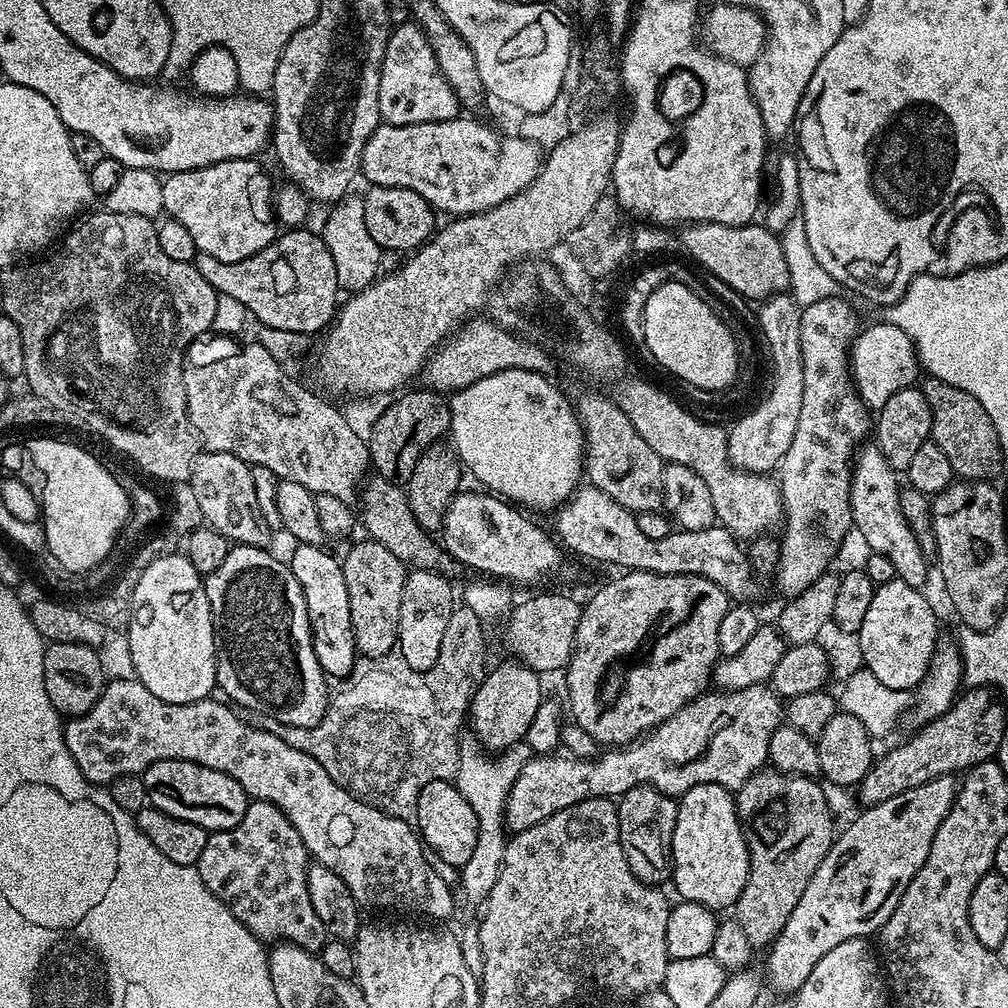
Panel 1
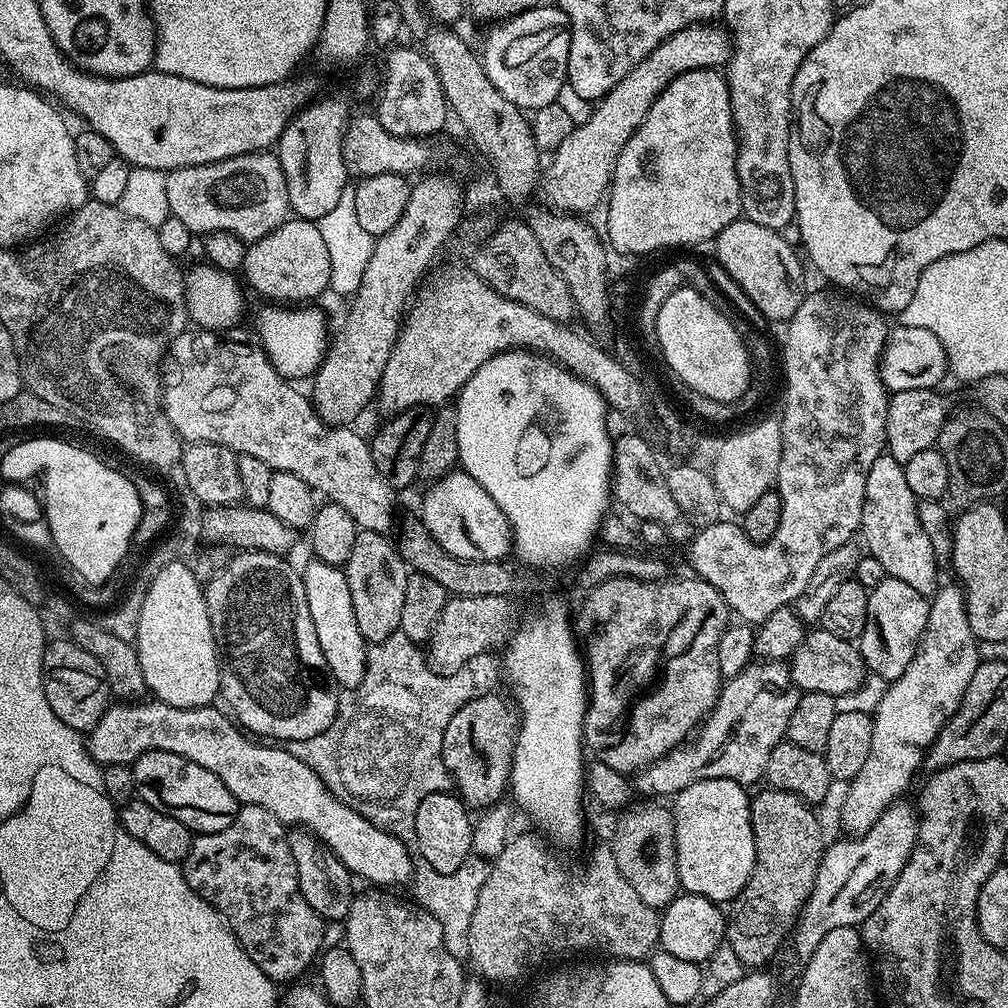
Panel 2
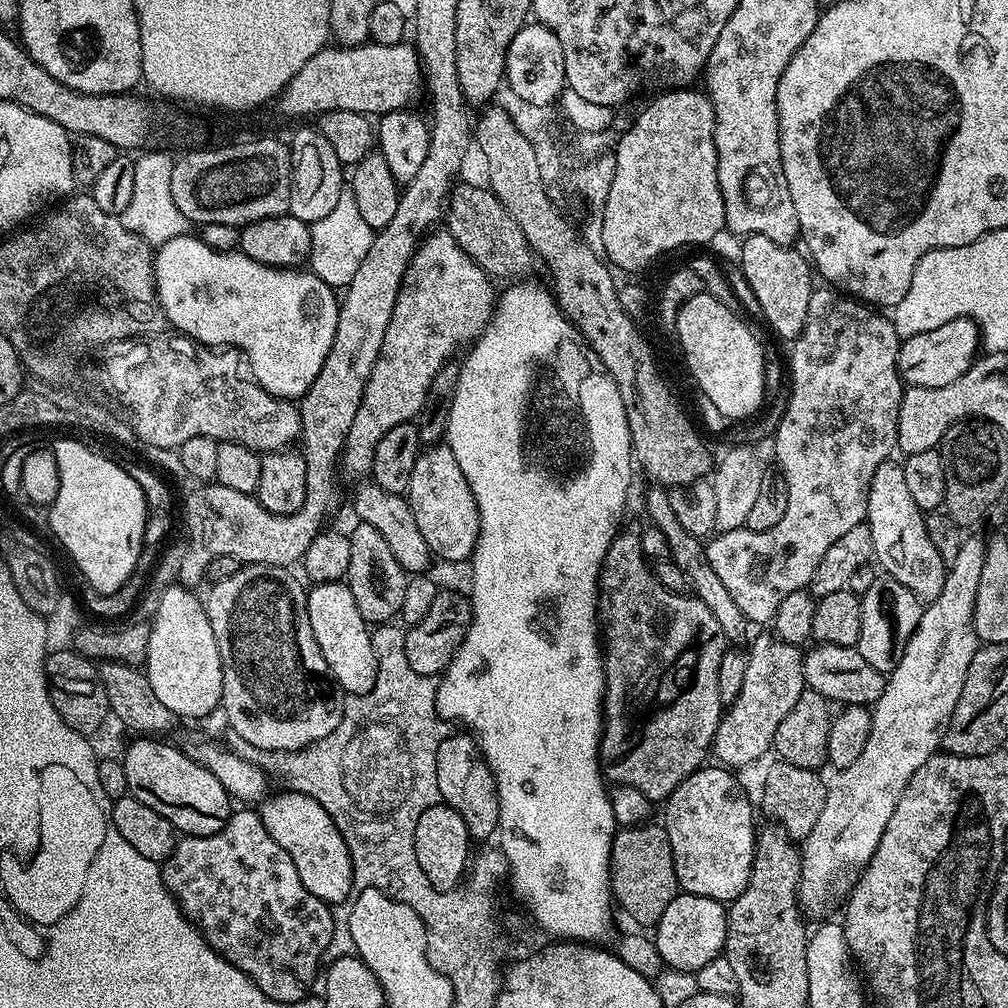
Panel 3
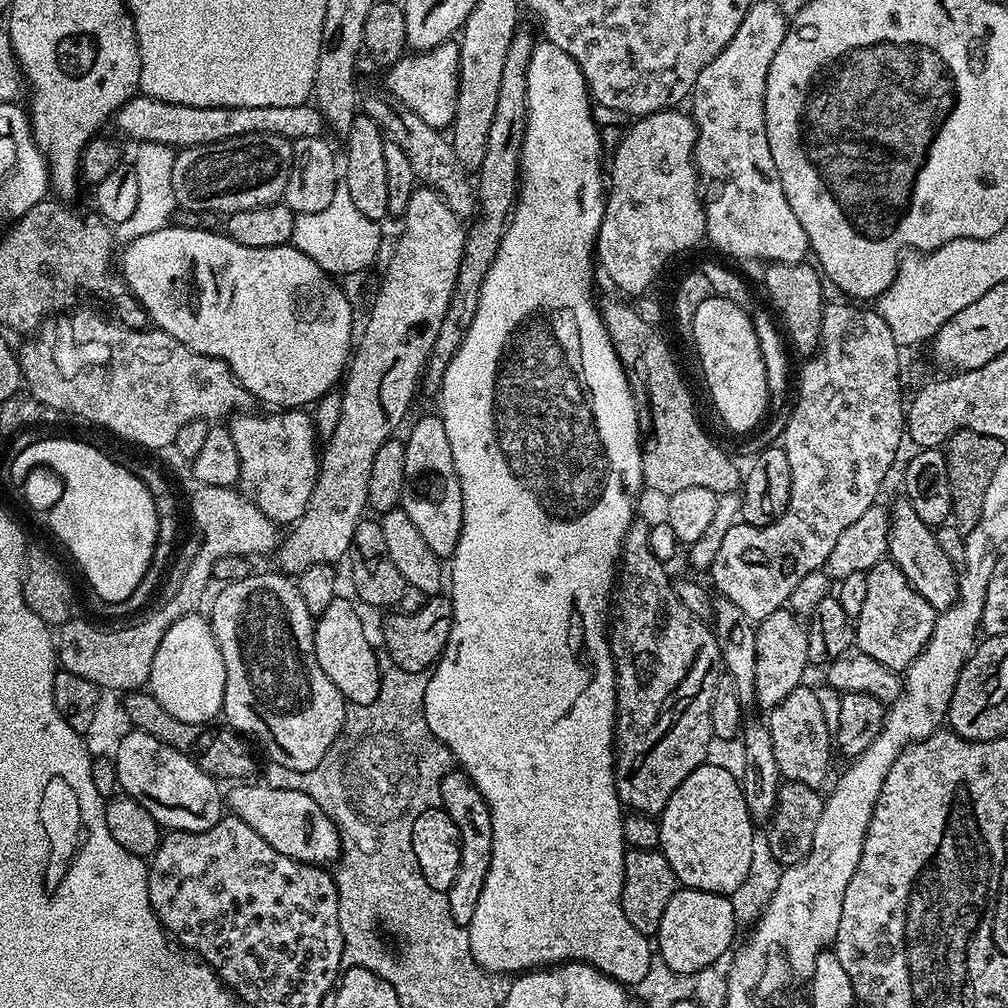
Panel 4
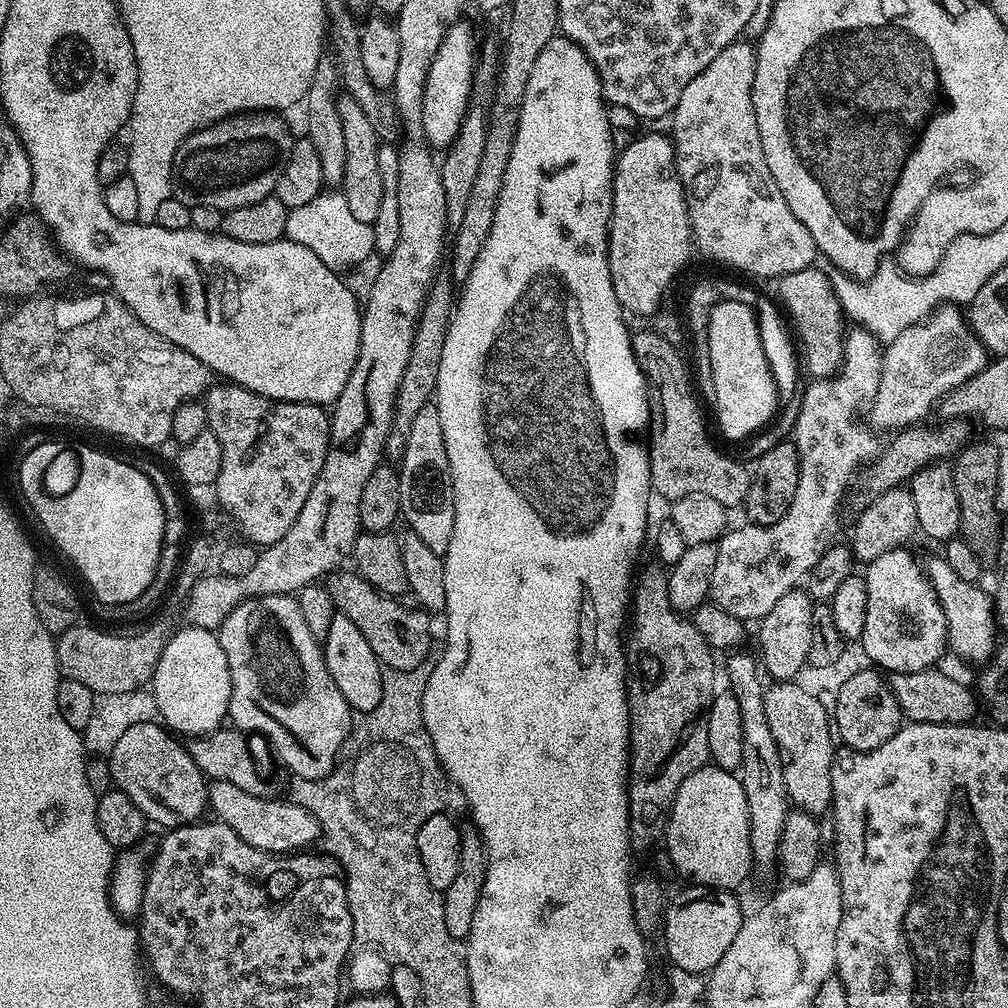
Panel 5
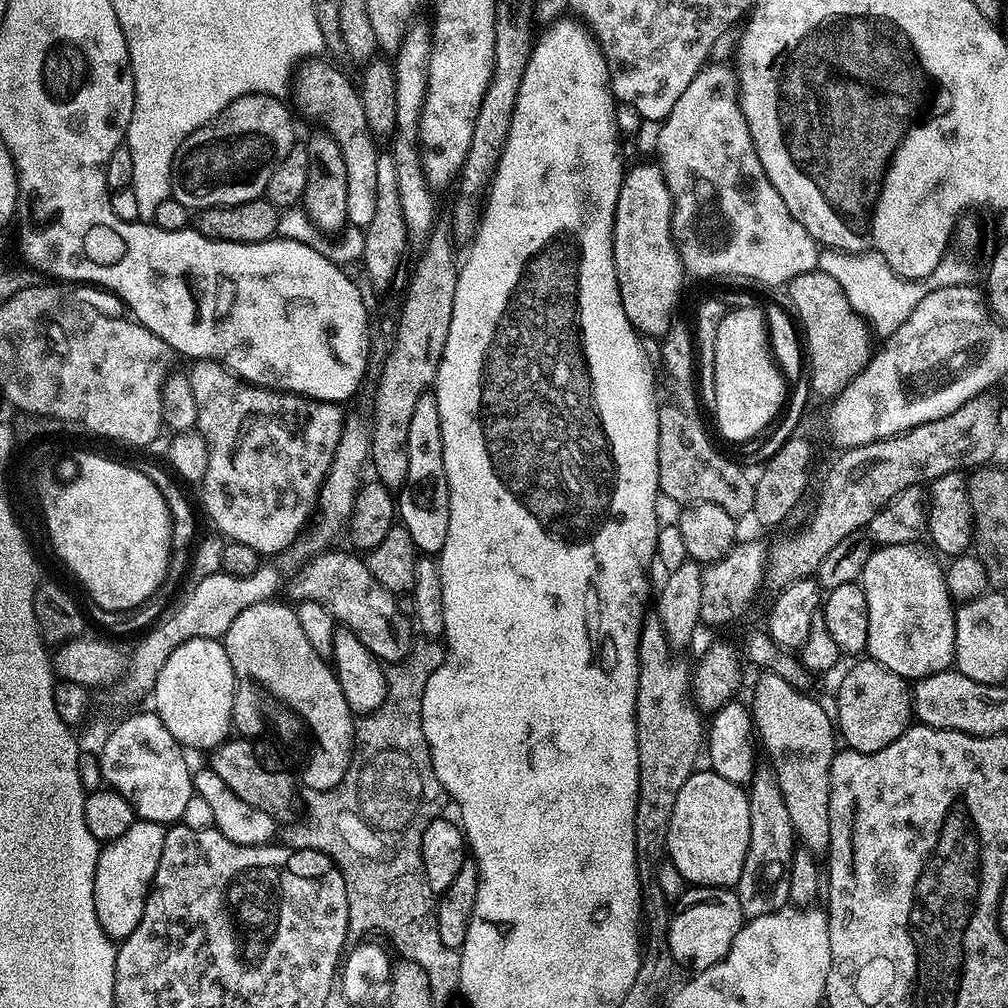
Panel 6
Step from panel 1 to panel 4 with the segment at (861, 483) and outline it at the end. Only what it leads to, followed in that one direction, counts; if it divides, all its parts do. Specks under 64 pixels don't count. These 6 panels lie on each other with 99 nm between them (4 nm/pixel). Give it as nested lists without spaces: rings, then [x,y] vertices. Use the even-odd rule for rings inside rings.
[[[900,498],[896,505],[890,508],[892,514],[892,529],[888,539],[888,556],[893,564],[897,564],[902,574],[930,602],[937,613],[944,612],[955,604],[960,596],[960,577],[958,569],[942,554],[942,546],[938,546],[935,531],[914,514],[914,506],[906,498]]]

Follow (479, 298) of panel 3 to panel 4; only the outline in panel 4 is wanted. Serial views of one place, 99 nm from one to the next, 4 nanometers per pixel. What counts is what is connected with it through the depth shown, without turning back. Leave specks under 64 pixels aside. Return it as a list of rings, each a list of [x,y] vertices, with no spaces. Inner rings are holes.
[[[417,186],[413,188],[408,204],[404,207],[402,219],[404,229],[384,268],[384,281],[372,300],[372,313],[364,324],[364,333],[361,336],[359,333],[358,343],[342,380],[342,414],[338,418],[338,426],[334,426],[334,434],[327,437],[325,444],[328,445],[325,448],[323,445],[310,502],[302,518],[298,518],[295,525],[287,529],[288,537],[285,535],[279,541],[279,547],[274,552],[275,567],[289,578],[299,577],[300,573],[319,564],[339,565],[339,560],[341,563],[347,557],[354,530],[360,525],[368,508],[366,482],[370,482],[370,466],[374,463],[374,454],[378,454],[382,445],[393,439],[395,432],[392,431],[403,422],[412,404],[412,395],[418,392],[428,355],[432,352],[438,330],[442,326],[442,318],[446,318],[446,310],[450,306],[466,235],[461,217],[452,213],[450,206],[446,206],[443,196],[435,188]]]

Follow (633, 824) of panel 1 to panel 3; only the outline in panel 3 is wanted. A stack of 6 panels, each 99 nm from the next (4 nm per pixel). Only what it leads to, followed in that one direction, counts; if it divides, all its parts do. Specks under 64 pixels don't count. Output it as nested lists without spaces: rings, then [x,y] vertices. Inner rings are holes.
[[[633,825],[619,829],[612,837],[609,868],[609,884],[617,907],[621,907],[632,921],[648,928],[655,927],[663,911],[680,892],[669,836],[663,825],[654,825]]]

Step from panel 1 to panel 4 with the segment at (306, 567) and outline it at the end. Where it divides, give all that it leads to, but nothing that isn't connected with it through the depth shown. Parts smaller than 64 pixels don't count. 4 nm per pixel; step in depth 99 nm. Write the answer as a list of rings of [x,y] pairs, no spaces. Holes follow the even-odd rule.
[[[337,598],[326,606],[321,616],[314,620],[314,650],[318,658],[318,666],[326,670],[326,678],[338,686],[349,705],[369,704],[378,698],[382,664],[376,661],[376,652],[368,641],[368,632],[356,613],[357,605],[348,600]]]

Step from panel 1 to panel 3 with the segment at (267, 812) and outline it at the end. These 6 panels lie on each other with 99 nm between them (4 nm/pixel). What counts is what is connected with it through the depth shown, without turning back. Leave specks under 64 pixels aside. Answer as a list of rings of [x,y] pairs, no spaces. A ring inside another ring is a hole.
[[[244,806],[241,810],[233,811],[228,817],[226,826],[222,826],[220,832],[215,832],[209,836],[190,836],[185,835],[183,838],[177,839],[174,850],[170,854],[168,860],[163,861],[160,873],[164,879],[166,890],[176,899],[180,909],[184,911],[184,917],[192,921],[204,936],[205,942],[212,949],[224,956],[238,970],[242,970],[252,979],[258,986],[258,990],[262,990],[262,994],[266,994],[274,1002],[298,1002],[304,999],[313,991],[312,983],[317,983],[318,977],[322,972],[322,964],[320,968],[320,959],[324,956],[324,951],[331,944],[334,944],[336,934],[336,920],[332,916],[333,909],[324,901],[317,898],[314,894],[310,894],[310,890],[306,890],[306,886],[302,886],[302,878],[298,878],[298,870],[294,866],[294,862],[290,858],[290,854],[286,854],[286,850],[282,850],[282,846],[278,846],[278,842],[274,842],[274,838],[270,838],[270,834],[266,830],[266,826],[262,822],[259,811],[250,809],[251,807]]]

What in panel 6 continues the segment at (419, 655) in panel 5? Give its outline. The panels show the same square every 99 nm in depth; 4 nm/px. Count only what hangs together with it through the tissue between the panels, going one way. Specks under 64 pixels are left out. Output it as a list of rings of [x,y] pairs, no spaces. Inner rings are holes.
[[[325,550],[303,561],[297,567],[300,569],[293,574],[292,581],[289,584],[287,581],[286,592],[288,588],[289,594],[294,598],[293,601],[313,600],[326,606],[326,610],[330,610],[332,617],[343,627],[350,629],[373,652],[377,660],[381,662],[402,660],[411,648],[414,639],[413,621],[401,612],[397,597],[390,590],[386,590],[386,586],[377,582],[374,574],[370,574],[367,563],[359,555],[353,554],[351,551],[348,551],[349,553],[332,551]]]

